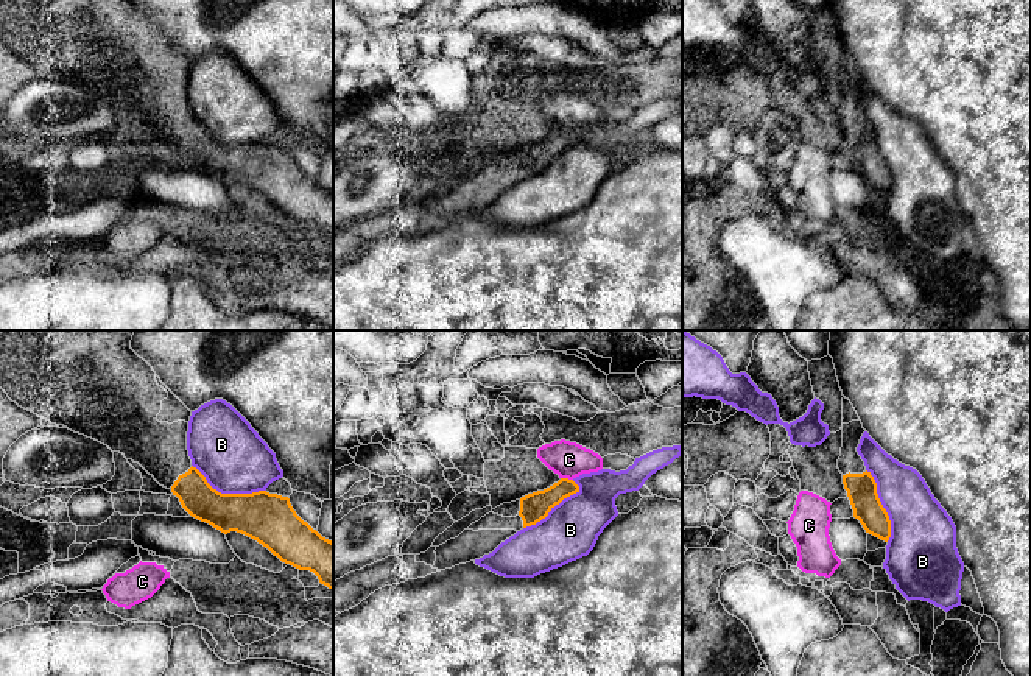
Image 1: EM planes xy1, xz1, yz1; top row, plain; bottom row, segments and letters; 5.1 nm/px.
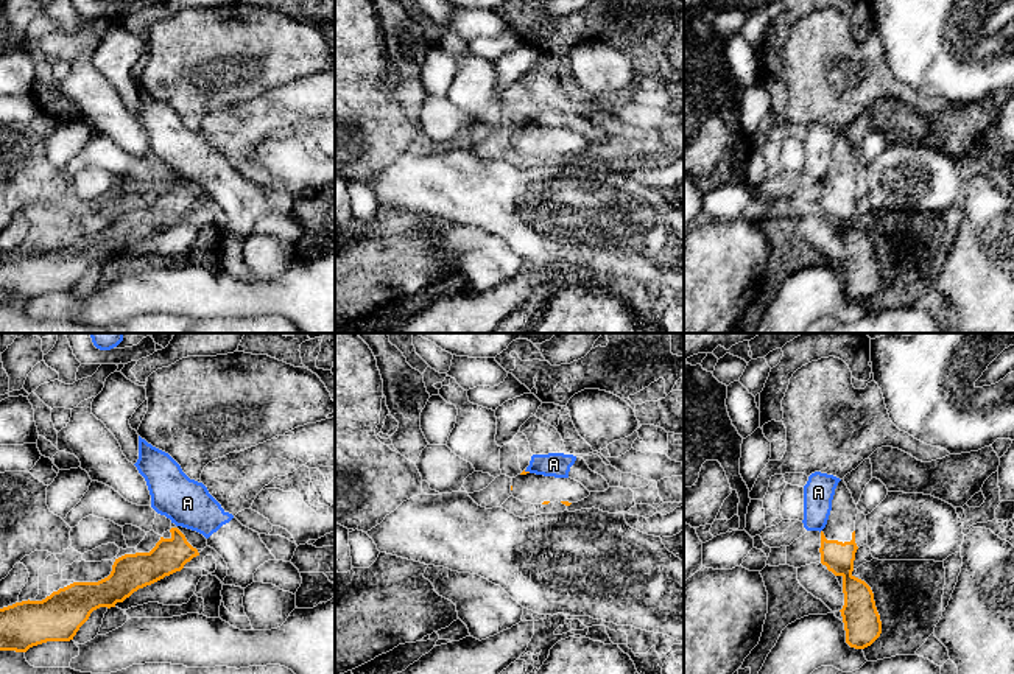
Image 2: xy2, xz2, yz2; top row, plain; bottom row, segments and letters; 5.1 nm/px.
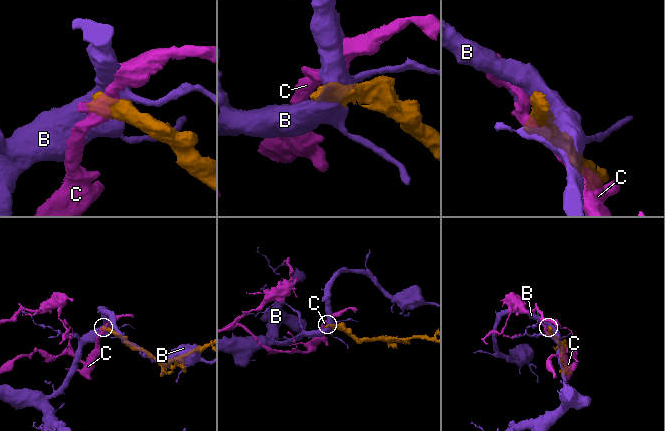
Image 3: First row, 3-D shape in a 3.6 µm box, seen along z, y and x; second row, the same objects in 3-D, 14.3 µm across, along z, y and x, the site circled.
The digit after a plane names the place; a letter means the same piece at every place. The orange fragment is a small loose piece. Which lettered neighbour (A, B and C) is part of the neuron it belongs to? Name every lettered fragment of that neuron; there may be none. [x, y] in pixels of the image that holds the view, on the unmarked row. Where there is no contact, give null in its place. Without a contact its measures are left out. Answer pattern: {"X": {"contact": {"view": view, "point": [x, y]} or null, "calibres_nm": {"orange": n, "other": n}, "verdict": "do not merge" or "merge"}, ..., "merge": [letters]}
{"A": {"contact": {"view": "xz2", "point": [527, 123]}, "calibres_nm": {"orange": 20, "other": 130}, "verdict": "do not merge"}, "B": {"contact": {"view": "xy1", "point": [228, 145]}, "calibres_nm": {"orange": 260, "other": 360}, "verdict": "do not merge"}, "C": {"contact": {"view": "xz1", "point": [567, 130]}, "calibres_nm": {"orange": 150, "other": 190}, "verdict": "do not merge"}, "merge": []}

